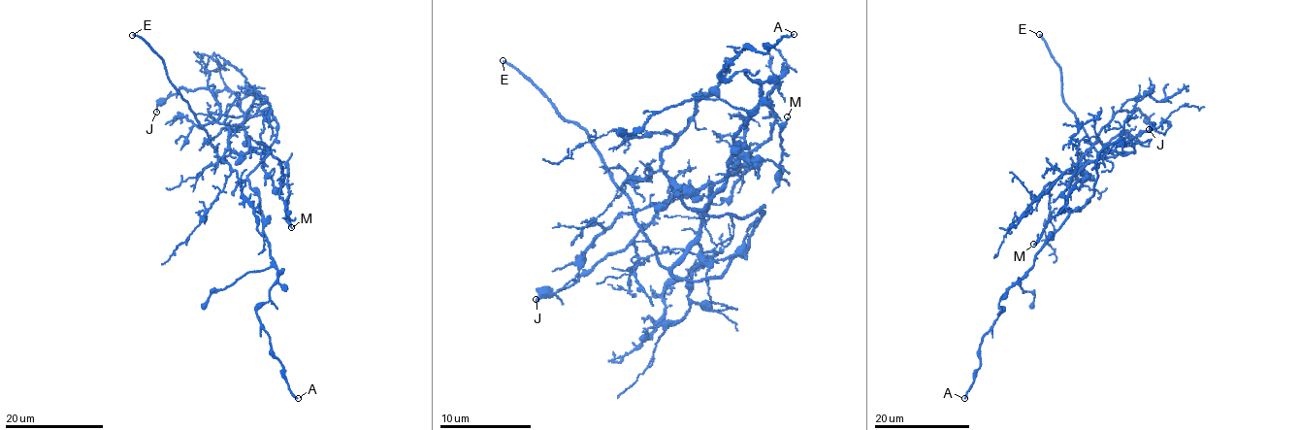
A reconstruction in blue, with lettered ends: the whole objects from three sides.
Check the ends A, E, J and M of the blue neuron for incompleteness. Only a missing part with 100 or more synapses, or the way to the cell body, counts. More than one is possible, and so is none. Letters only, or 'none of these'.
E

